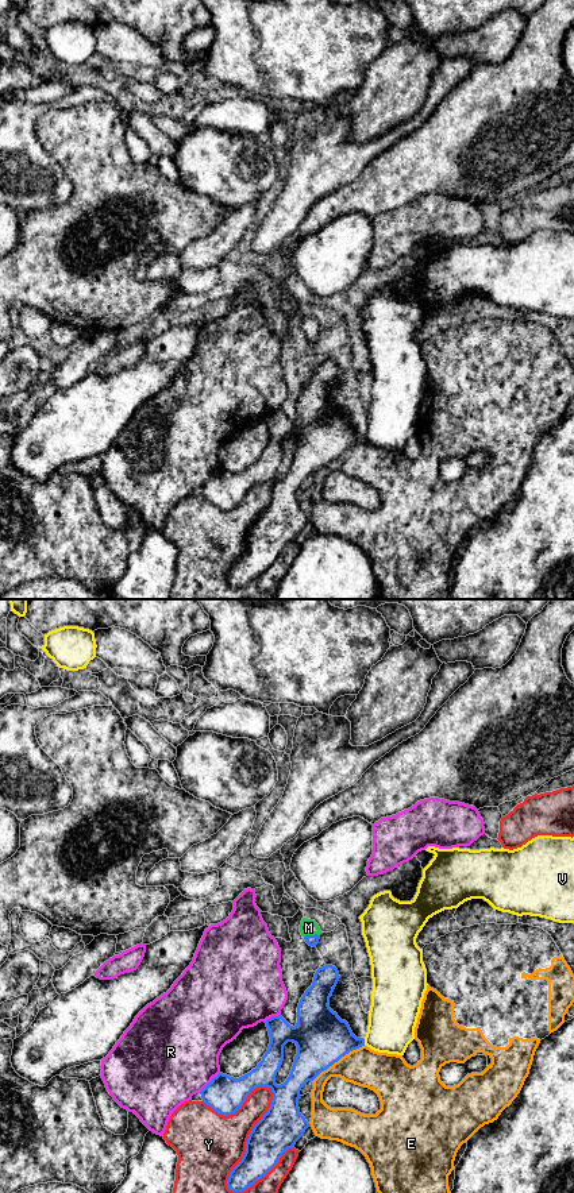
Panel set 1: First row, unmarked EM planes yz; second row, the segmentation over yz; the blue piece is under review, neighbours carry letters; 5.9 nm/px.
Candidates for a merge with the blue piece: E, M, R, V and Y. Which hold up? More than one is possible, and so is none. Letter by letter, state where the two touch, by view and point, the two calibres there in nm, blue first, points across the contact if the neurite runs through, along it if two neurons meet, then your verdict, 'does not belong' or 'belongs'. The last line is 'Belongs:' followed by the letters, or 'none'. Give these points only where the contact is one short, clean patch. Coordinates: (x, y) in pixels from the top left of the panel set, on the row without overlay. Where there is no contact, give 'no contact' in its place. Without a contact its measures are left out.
E: yz (338, 455) | 320/220 nm | does not belong
M: yz (311, 331) | 70/100 nm | across yz (312, 336), (311, 331), (308, 323) | belongs
R: yz (210, 478) | 220/500 nm | does not belong
V: yz (363, 437) | 320/300 nm | does not belong
Y: yz (249, 532) | 260/380 nm | does not belong
Belongs: M

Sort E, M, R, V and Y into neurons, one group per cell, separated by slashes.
E / M / R / V / Y

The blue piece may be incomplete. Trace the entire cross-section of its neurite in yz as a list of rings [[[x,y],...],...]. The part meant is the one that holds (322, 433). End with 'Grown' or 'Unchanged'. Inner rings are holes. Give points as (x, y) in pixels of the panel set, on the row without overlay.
[[[325,360],[319,363],[315,368],[312,381],[300,394],[296,421],[290,421],[281,410],[273,412],[265,417],[270,439],[258,462],[239,474],[219,468],[200,487],[203,497],[224,511],[235,509],[255,483],[266,482],[273,487],[270,503],[254,521],[249,530],[246,548],[242,556],[230,568],[227,576],[230,586],[243,587],[254,580],[278,559],[288,544],[292,544],[296,537],[304,532],[305,525],[311,520],[300,509],[298,494],[301,483],[308,476],[313,476],[321,467],[327,466],[350,447],[365,441],[365,435],[357,433],[348,418],[342,416],[328,401],[339,374],[340,371],[335,362]],[[288,437],[293,437],[297,441],[297,449],[289,472],[284,479],[277,480],[276,471],[282,460],[284,441]]]. Unchanged

